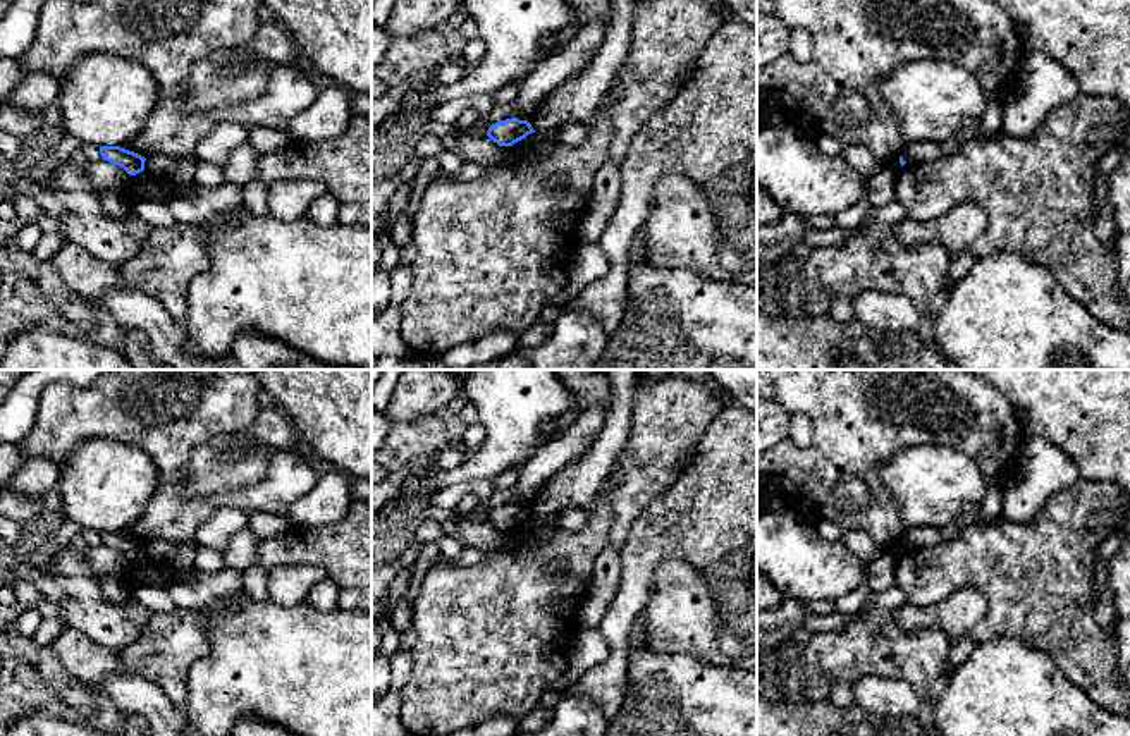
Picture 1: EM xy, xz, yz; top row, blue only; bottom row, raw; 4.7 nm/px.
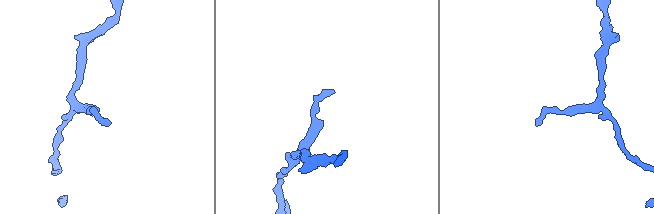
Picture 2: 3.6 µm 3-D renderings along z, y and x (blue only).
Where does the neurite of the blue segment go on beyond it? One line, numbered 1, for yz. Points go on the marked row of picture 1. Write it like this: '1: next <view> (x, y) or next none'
1: next none

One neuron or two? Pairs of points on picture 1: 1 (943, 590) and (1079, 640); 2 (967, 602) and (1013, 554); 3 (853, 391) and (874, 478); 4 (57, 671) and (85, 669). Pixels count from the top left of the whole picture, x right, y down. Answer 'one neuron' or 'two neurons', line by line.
1: one neuron
2: two neurons
3: one neuron
4: two neurons

